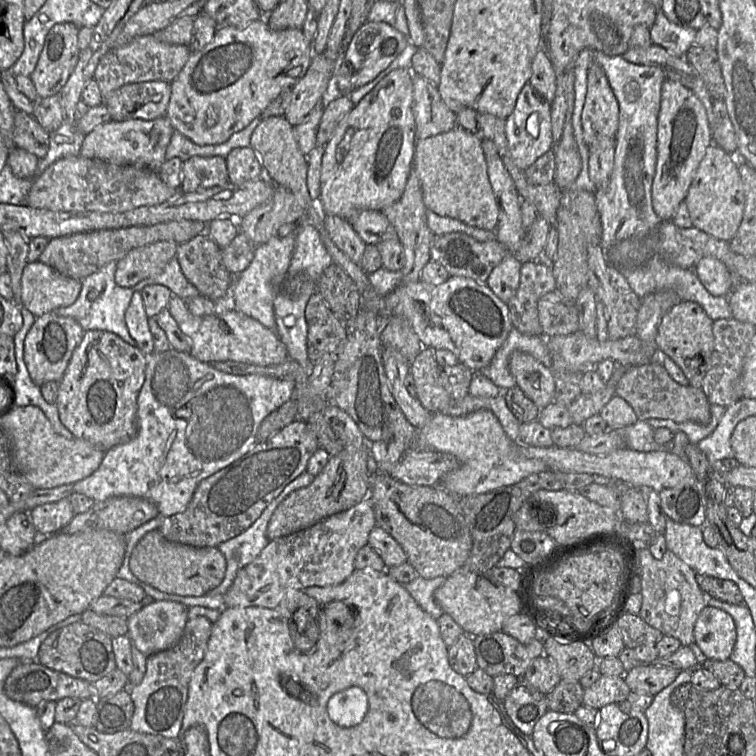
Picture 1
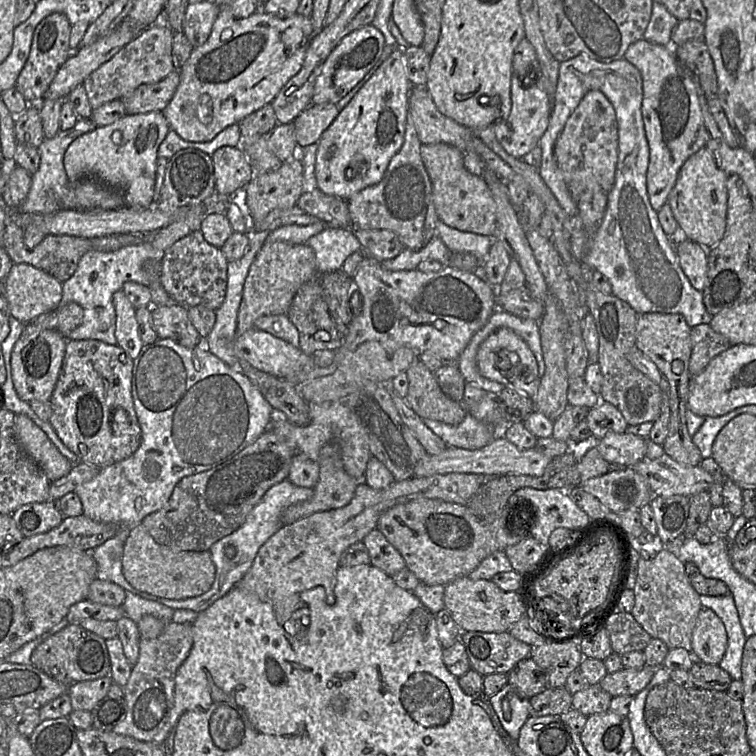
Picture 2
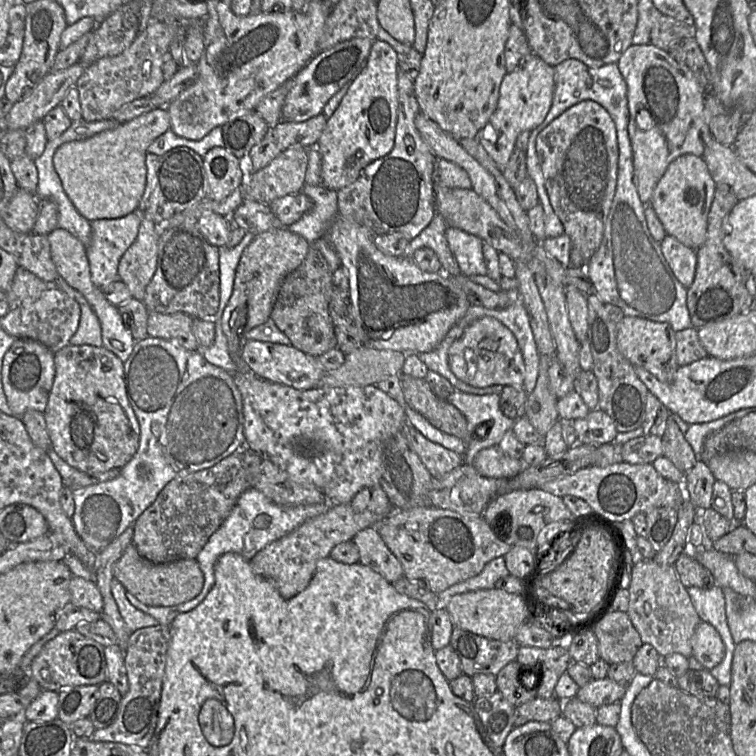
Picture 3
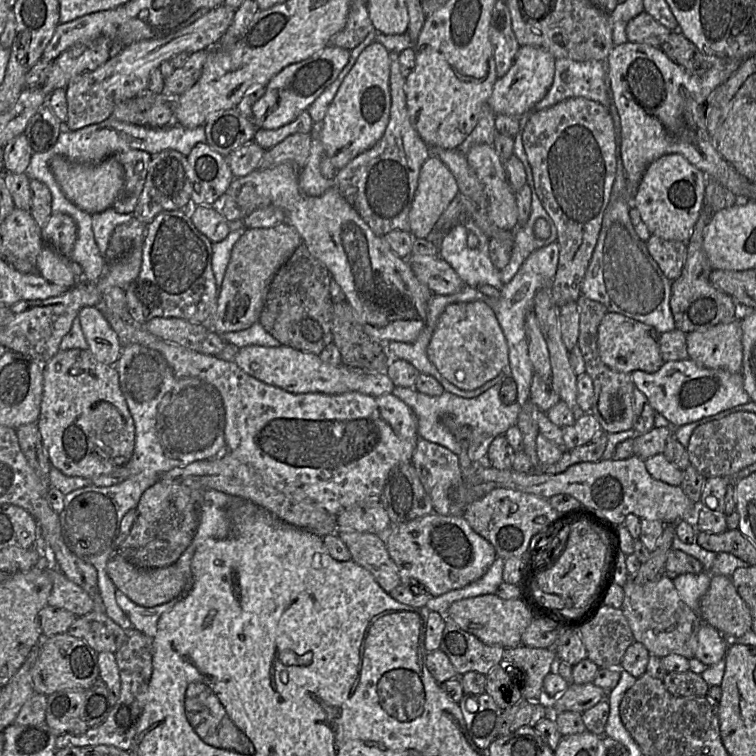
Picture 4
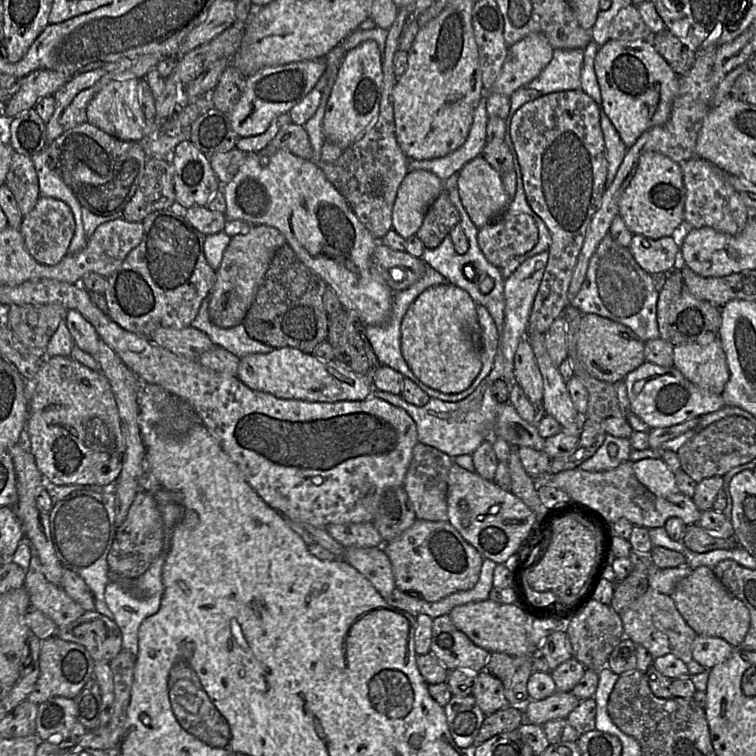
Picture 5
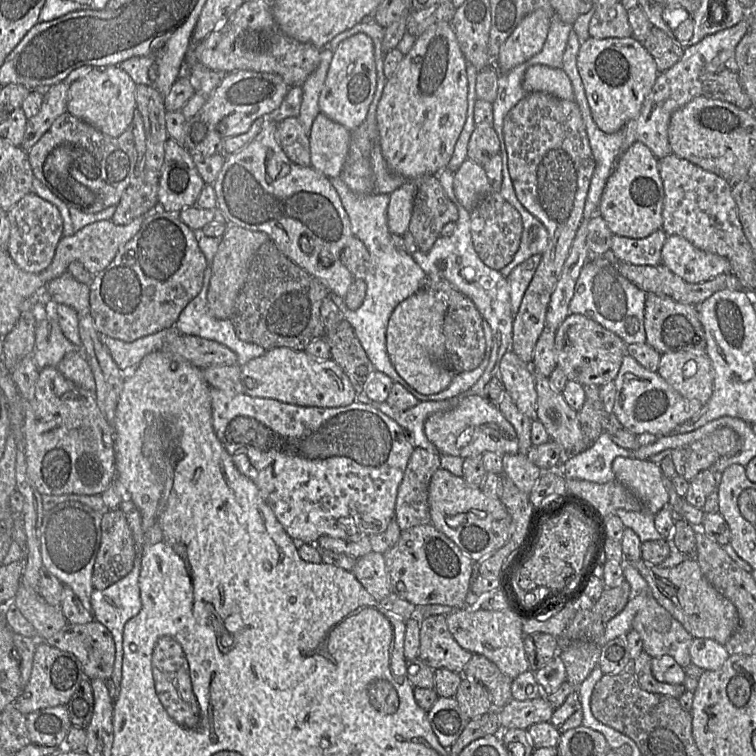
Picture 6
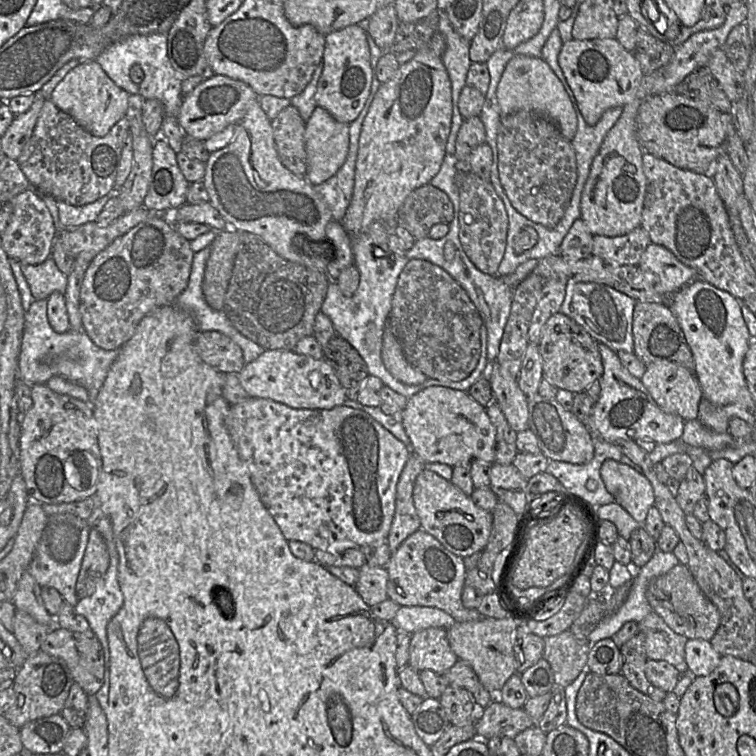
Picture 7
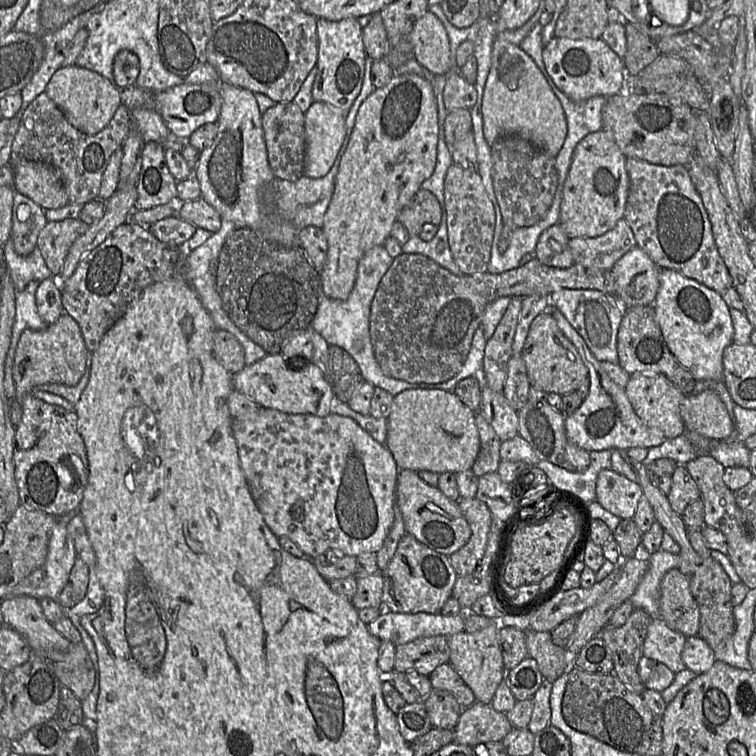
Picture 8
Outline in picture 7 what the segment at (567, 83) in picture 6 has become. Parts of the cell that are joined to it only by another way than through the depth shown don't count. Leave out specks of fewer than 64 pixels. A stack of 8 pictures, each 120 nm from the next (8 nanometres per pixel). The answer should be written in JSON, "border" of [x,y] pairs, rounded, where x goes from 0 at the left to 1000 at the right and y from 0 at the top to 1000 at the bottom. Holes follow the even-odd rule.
{"border":[[[681,73],[669,86],[657,115],[663,153],[684,147],[702,147],[735,164],[742,177],[755,187],[763,173],[763,151],[745,110],[716,77]]]}

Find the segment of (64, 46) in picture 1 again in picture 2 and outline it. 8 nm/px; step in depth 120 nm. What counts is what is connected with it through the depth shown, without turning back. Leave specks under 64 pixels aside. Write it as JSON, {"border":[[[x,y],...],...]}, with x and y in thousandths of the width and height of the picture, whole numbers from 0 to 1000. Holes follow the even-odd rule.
{"border":[[[69,17],[54,26],[46,37],[37,78],[19,114],[38,136],[52,136],[58,131],[60,122],[77,91],[98,70],[91,61],[94,36],[85,19]]]}

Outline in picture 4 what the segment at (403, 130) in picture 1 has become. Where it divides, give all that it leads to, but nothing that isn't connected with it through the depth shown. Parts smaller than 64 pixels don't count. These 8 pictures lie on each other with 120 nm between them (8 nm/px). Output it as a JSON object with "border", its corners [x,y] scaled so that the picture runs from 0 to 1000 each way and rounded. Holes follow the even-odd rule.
{"border":[[[495,54],[474,74],[468,87],[451,110],[440,134],[422,165],[422,185],[429,204],[437,208],[444,225],[456,221],[476,202],[492,196],[507,180],[516,152],[516,69],[504,57]]]}

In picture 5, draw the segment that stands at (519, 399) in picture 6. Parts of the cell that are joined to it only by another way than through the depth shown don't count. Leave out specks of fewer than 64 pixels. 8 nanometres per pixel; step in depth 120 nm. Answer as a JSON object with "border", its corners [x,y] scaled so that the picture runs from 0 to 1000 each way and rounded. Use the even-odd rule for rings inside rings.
{"border":[[[697,444],[688,451],[680,471],[680,497],[702,532],[717,530],[718,500]]]}

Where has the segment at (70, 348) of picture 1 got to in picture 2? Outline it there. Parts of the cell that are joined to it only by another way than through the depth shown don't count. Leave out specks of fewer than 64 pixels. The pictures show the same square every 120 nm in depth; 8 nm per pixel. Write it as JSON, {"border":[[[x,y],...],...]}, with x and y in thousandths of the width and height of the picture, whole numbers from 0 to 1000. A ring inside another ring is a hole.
{"border":[[[36,427],[15,467],[15,496],[24,525],[37,533],[66,529],[81,489],[89,448],[73,437]]]}

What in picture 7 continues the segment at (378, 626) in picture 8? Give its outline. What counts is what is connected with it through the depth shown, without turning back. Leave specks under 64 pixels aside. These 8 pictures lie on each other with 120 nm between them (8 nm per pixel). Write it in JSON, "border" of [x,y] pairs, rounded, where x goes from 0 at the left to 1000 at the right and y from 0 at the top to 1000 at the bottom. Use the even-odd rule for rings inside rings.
{"border":[[[530,802],[516,821],[525,835],[546,839],[569,829],[595,831],[603,821],[598,815],[575,803]]]}

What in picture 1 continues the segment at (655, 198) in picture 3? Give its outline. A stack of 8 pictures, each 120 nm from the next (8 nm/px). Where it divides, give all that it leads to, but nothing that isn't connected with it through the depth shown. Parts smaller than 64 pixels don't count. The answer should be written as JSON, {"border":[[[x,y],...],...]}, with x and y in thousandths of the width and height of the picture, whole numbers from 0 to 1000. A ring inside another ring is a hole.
{"border":[[[940,190],[918,230],[905,263],[917,300],[958,319],[974,310],[983,288],[985,259],[978,230],[978,217],[966,202]]]}

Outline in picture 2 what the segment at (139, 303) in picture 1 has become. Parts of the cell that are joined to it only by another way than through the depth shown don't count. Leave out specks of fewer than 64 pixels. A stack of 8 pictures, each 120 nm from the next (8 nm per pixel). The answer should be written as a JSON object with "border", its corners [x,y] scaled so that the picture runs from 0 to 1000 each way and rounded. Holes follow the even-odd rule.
{"border":[[[161,384],[152,386],[148,397],[153,415],[153,455],[179,475],[190,458],[184,443],[184,430],[179,418],[180,407]]]}

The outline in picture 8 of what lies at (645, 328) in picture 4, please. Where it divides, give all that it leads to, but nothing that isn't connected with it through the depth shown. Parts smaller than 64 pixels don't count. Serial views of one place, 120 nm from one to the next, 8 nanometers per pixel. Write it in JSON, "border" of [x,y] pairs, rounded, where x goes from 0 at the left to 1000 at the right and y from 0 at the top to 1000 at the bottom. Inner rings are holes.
{"border":[[[728,413],[714,414],[704,425],[689,474],[692,475],[702,512],[724,521],[749,522],[762,519],[779,500],[778,488],[757,452],[739,435]]]}

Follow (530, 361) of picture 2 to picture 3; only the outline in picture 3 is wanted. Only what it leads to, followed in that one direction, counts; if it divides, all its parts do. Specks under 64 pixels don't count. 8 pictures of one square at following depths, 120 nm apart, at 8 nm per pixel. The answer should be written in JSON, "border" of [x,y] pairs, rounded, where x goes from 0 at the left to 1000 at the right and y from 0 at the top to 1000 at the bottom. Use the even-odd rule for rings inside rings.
{"border":[[[640,418],[626,425],[593,463],[593,479],[599,495],[627,512],[675,509],[690,515],[694,481],[680,442],[653,419]]]}

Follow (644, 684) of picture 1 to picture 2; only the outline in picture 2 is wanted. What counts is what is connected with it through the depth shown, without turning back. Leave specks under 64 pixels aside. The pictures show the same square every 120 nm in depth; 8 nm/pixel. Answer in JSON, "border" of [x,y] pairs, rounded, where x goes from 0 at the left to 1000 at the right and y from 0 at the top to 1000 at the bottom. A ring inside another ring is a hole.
{"border":[[[852,881],[848,885],[823,885],[804,890],[791,906],[810,922],[840,921],[857,907],[866,884],[870,882]]]}

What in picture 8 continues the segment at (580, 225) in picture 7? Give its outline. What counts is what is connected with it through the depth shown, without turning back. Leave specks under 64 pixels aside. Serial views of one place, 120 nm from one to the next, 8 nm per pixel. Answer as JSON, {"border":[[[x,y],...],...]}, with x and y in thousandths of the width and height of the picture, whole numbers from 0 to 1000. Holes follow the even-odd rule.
{"border":[[[738,296],[724,302],[710,319],[706,341],[728,353],[741,356],[757,353],[759,344],[753,317],[754,315]]]}

